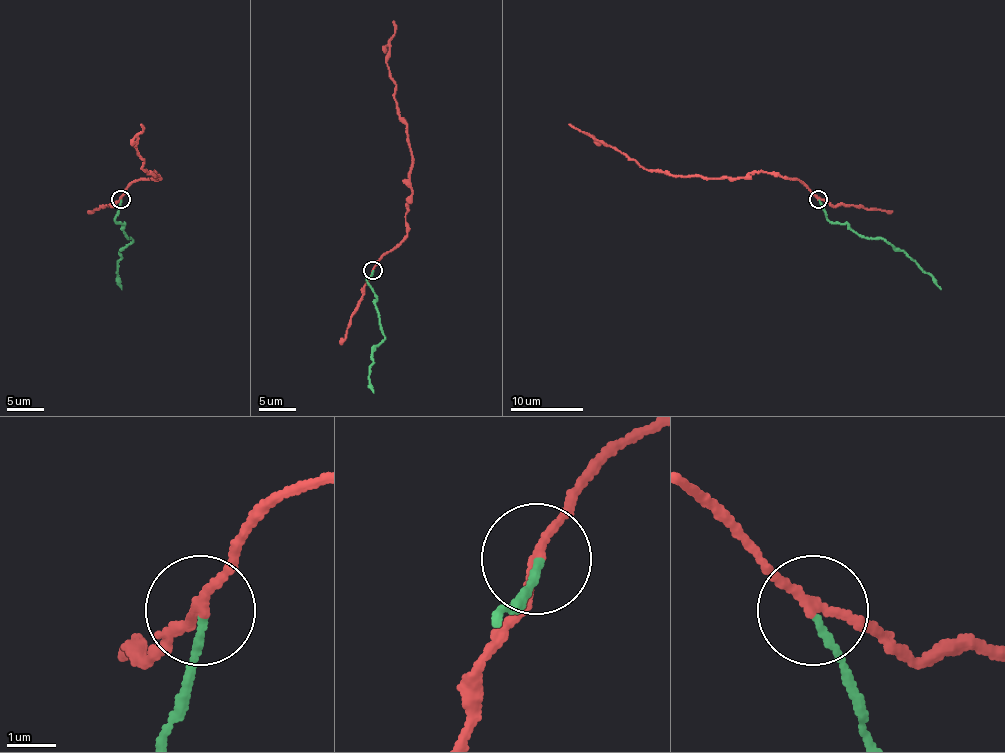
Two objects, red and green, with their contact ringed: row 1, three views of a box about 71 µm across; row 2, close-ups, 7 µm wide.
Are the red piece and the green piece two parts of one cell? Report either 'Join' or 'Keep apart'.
Keep apart

